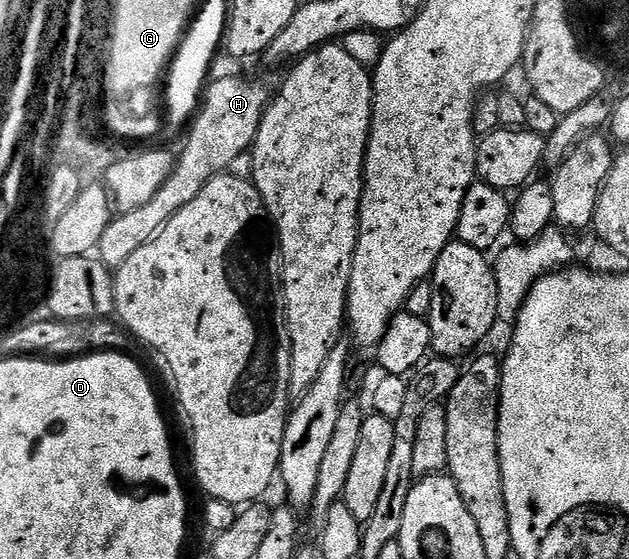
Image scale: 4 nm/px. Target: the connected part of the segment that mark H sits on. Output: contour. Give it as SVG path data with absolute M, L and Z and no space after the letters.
M224 76L221 80L214 80L207 85L203 93L202 103L187 129L187 132L189 131L188 141L185 142L180 156L178 152L178 159L175 161L172 173L168 175L166 182L158 190L158 194L154 194L154 198L151 198L146 205L112 218L106 226L98 247L98 259L107 268L111 270L119 268L126 262L126 258L130 258L130 254L134 254L134 250L138 250L138 246L146 246L146 242L150 242L158 235L170 222L170 218L178 214L178 210L182 210L187 204L194 202L198 194L202 194L205 184L209 184L214 177L227 173L231 169L234 158L238 158L238 154L249 151L256 141L264 110L270 103L270 92L267 92L258 81L243 80L240 76Z

